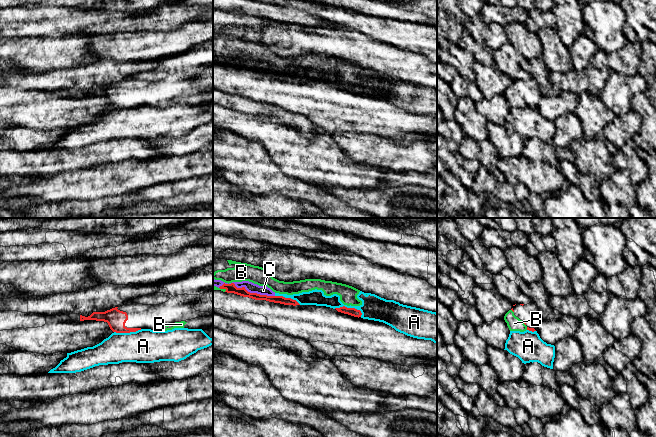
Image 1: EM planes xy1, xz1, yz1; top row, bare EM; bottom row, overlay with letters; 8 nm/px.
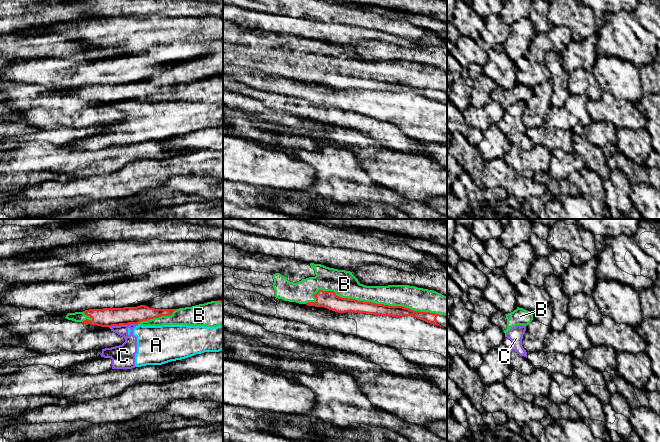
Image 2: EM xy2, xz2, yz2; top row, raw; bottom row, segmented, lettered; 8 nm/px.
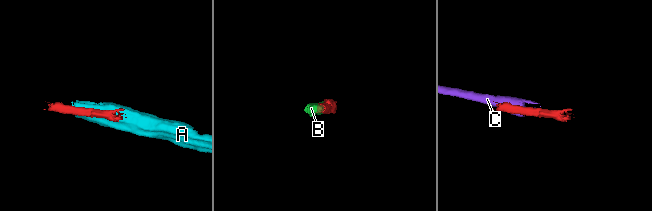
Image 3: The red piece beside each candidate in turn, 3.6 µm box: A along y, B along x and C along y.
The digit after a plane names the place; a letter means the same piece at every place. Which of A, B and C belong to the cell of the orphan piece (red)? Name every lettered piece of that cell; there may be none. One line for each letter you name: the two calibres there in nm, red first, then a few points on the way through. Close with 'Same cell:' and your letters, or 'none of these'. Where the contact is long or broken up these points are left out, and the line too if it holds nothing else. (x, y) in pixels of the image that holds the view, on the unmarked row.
B: Thickness 130 nm (red) against 200 nm
Same cell: B

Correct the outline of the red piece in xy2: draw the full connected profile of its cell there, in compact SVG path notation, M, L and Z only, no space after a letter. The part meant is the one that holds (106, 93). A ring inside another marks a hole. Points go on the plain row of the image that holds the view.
M211 77L179 85L154 85L145 81L112 85L89 85L83 88L68 89L65 94L101 103L129 100L217 103L223 101L223 77Z

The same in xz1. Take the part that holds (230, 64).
M213 35L213 55L224 58L219 64L213 62L214 66L234 69L255 76L266 76L284 81L300 81L296 76L285 74L282 71L293 71L312 66L322 66L324 71L337 70L340 77L347 82L360 82L362 77L357 74L360 66L342 59L325 57L321 55L305 55L293 58L279 57L273 54L269 48L262 43L247 39L236 38L225 35ZM249 57L259 62L267 62L279 72L267 72L248 68L245 63L237 64L235 58Z

